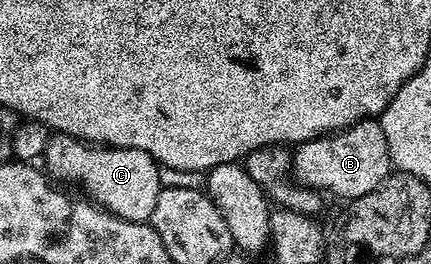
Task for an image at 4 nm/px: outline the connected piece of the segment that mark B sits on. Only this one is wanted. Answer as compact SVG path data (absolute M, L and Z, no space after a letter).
M376 119L359 121L335 133L303 141L295 146L290 170L297 185L317 191L329 189L334 196L345 199L358 198L374 191L392 172L390 147L386 147L386 135L382 135L382 127Z

